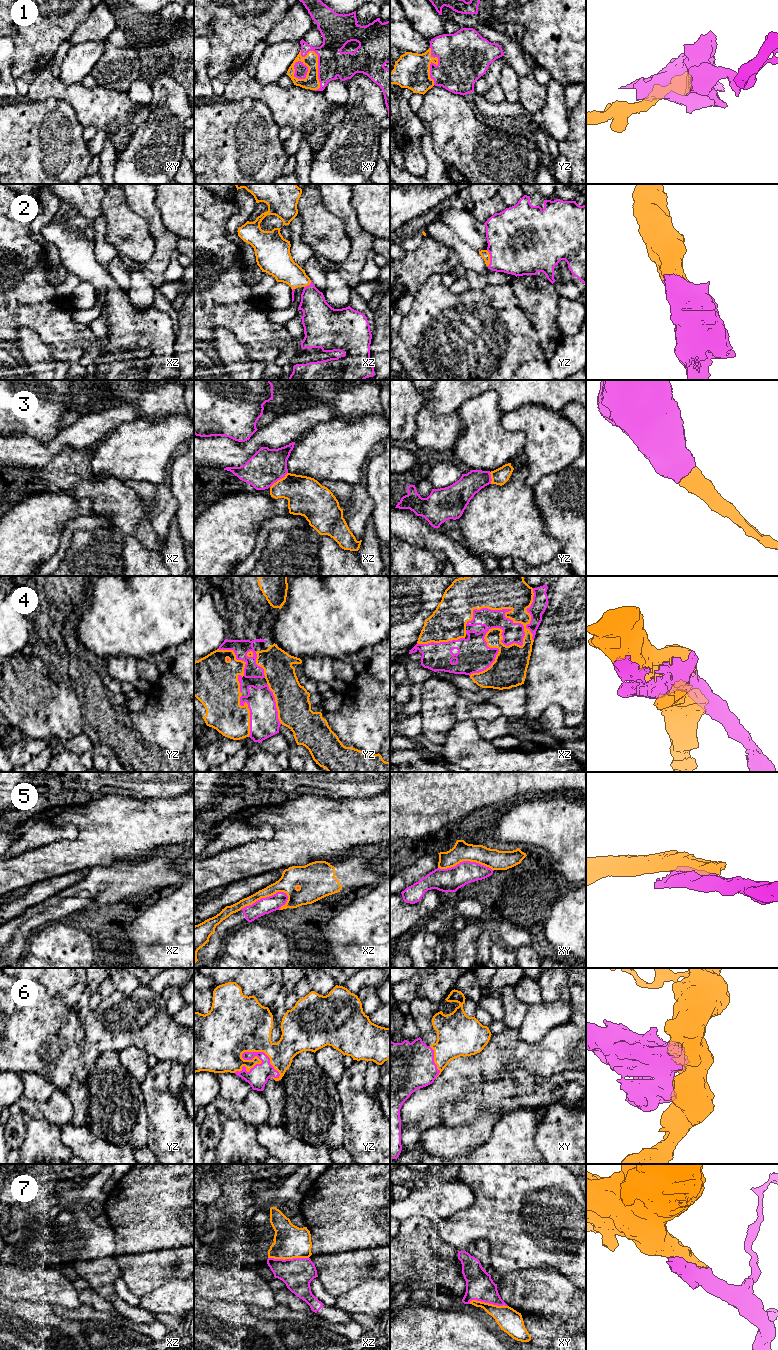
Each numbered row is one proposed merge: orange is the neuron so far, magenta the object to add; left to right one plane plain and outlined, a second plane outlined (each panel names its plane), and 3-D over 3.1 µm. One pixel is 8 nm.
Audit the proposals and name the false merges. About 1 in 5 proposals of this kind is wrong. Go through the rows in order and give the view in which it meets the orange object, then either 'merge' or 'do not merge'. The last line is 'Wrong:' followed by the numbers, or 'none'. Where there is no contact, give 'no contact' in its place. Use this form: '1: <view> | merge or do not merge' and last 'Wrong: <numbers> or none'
1: xy | merge
2: yz | merge
3: xz | merge
4: xz | merge
5: xz | do not merge
6: yz | merge
7: xz | merge
Wrong: 5

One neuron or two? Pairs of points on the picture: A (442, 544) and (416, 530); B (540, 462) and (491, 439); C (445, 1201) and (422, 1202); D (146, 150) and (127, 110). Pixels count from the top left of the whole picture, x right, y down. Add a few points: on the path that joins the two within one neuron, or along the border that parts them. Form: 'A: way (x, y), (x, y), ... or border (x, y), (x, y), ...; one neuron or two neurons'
A: way (436, 539), (422, 534); one neuron
B: border (510, 430), (521, 430), (525, 434), (522, 451); two neurons
C: way (439, 1199), (428, 1199); one neuron
D: border (150, 109), (148, 117), (137, 127), (124, 148); two neurons

